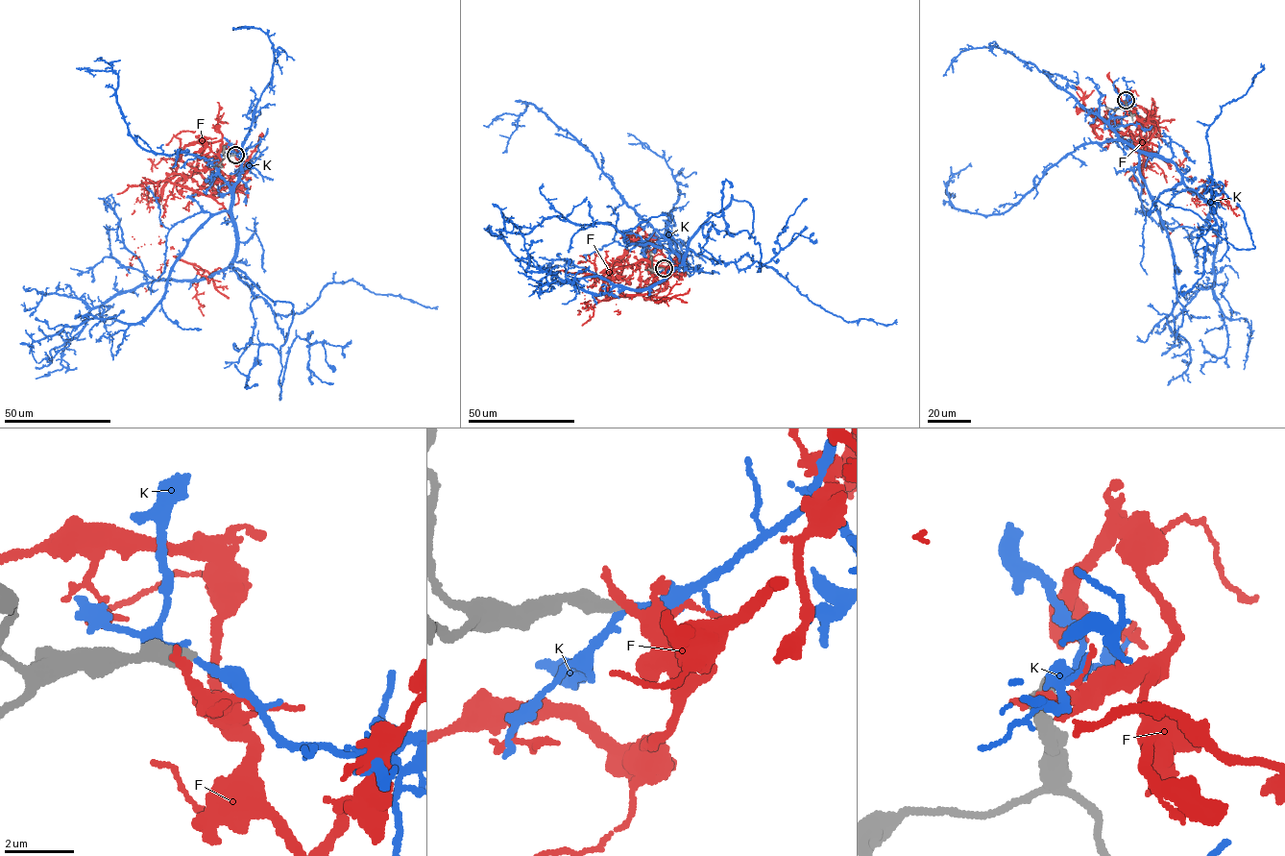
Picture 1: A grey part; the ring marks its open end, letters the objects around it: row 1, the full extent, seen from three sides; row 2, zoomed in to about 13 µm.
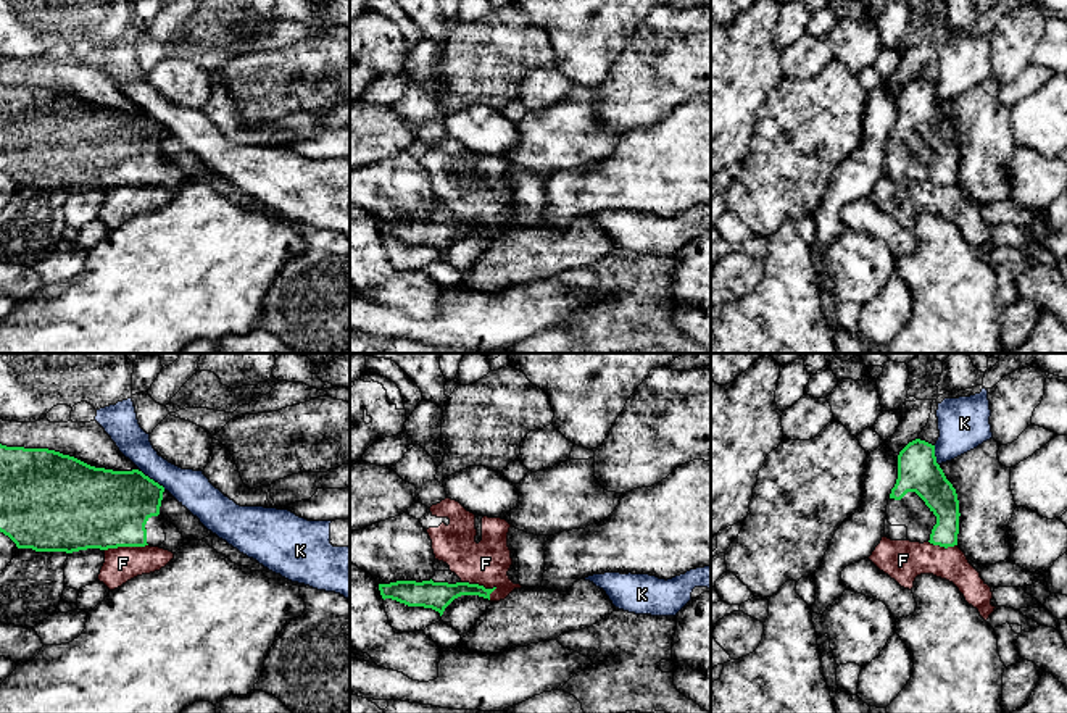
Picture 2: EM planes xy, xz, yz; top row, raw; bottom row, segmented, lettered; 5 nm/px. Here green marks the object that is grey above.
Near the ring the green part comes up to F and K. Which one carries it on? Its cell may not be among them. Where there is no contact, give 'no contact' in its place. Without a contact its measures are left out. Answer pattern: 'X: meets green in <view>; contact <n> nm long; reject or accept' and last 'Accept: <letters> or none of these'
F: meets green in xz; contact 190 nm long; reject
K: meets green in xy; contact 160 nm long; reject
Accept: none of these

